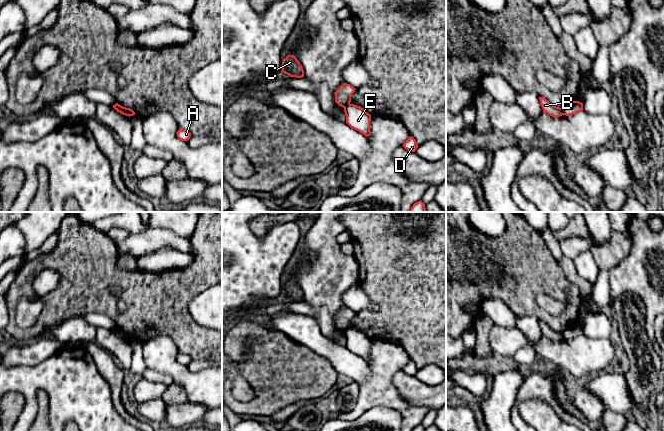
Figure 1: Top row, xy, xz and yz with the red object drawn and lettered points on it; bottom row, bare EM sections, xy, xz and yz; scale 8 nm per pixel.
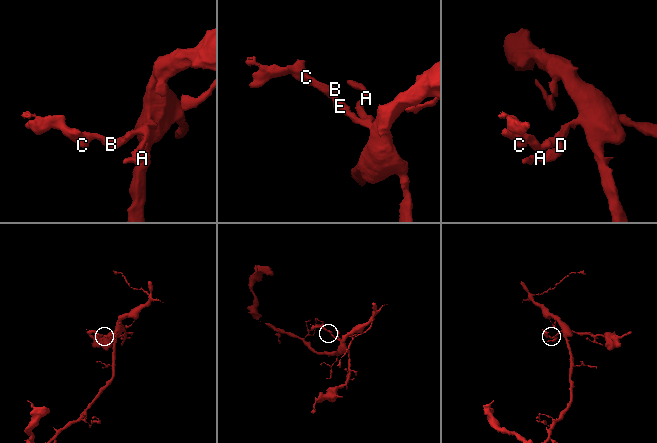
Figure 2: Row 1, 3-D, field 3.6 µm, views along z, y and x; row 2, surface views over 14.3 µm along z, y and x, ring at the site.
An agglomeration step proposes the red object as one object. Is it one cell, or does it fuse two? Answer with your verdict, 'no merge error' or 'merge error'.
merge error

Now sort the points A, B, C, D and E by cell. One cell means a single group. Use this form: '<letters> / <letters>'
A D E / B C

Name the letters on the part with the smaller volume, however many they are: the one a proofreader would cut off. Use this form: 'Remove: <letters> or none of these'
Remove: B, C

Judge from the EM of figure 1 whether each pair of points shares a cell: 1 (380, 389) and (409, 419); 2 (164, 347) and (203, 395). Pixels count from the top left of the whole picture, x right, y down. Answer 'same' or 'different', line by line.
1: same
2: same

